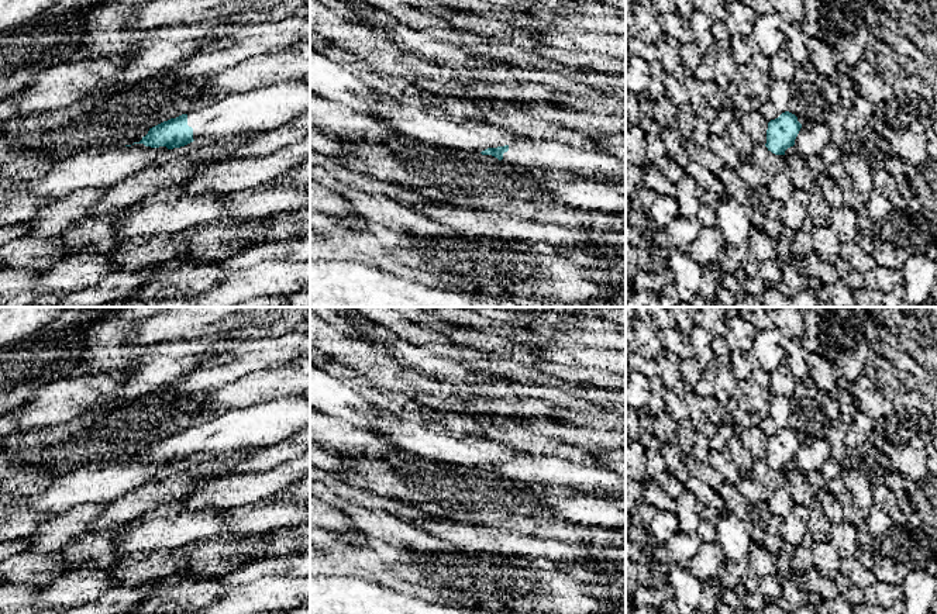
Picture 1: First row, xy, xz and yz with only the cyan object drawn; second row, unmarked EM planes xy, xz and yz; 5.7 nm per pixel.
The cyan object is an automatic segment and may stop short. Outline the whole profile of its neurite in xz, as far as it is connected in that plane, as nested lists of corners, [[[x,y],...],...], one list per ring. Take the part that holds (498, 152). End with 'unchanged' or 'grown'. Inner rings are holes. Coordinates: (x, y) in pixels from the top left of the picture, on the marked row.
[[[519,138],[497,148],[488,148],[482,155],[492,155],[504,163],[523,169],[571,172],[582,177],[626,180],[626,165],[604,151],[582,149],[557,141]]] | grown

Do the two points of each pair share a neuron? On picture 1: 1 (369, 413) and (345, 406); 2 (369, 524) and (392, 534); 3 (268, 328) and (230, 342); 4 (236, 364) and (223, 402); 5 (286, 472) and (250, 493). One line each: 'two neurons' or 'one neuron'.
1: one neuron
2: one neuron
3: one neuron
4: two neurons
5: one neuron

